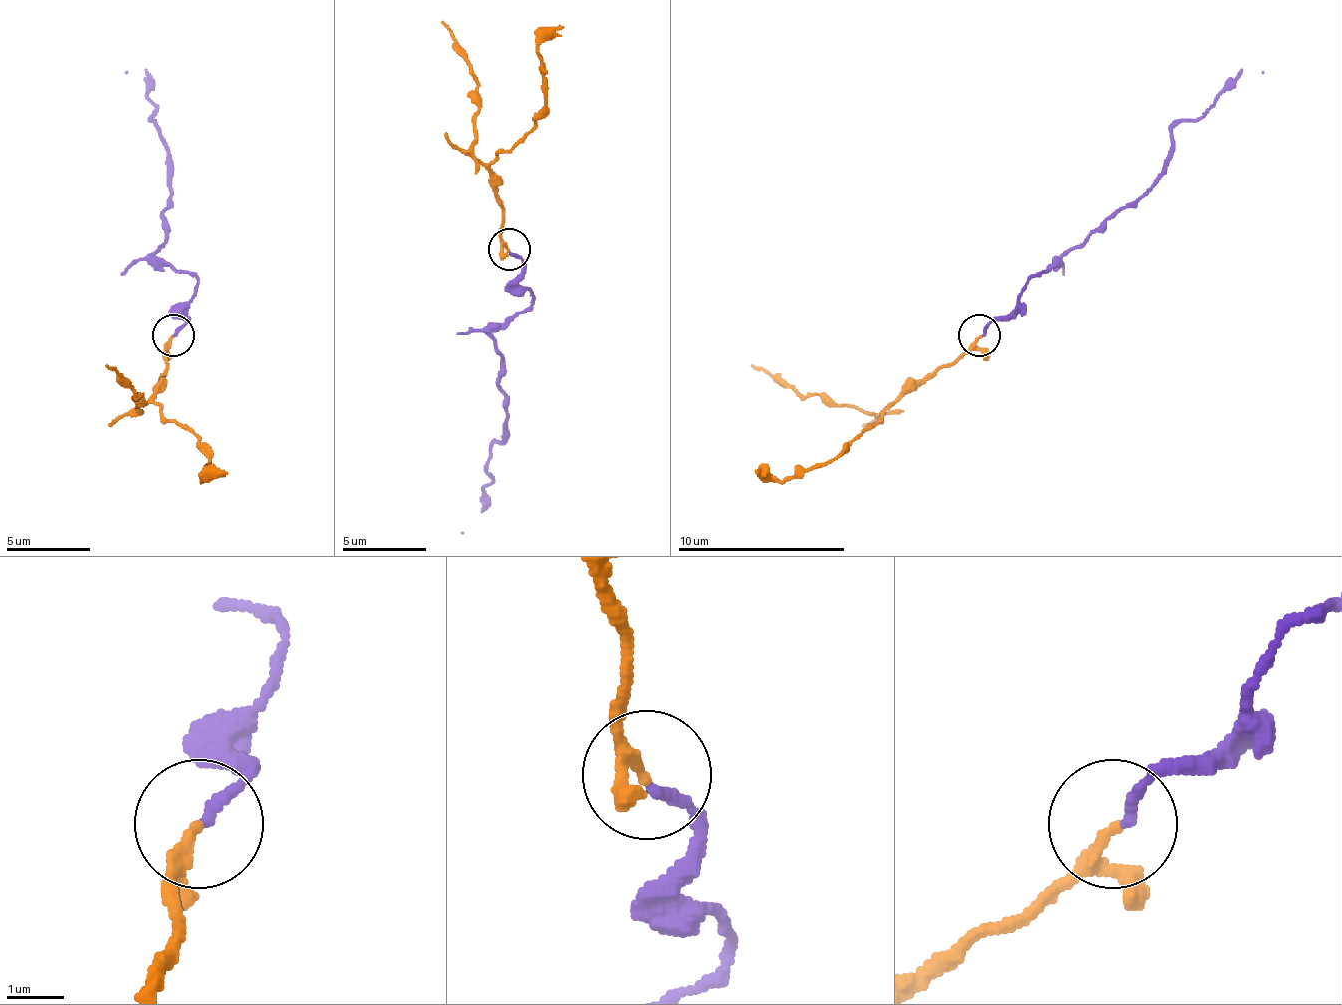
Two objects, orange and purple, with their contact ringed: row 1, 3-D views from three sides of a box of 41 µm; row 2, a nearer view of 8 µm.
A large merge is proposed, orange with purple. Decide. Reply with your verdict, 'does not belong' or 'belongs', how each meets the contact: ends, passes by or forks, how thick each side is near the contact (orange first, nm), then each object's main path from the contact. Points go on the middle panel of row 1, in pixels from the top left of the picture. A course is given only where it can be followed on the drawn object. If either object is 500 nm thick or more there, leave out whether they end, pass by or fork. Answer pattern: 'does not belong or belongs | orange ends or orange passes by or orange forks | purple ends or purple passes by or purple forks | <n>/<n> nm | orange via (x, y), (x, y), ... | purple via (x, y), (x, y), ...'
belongs | orange passes by | purple ends | 160/180 nm | orange via (508, 248), (491, 164), (533, 126), (546, 97), (537, 47), (562, 26) | purple via (508, 252), (520, 261), (520, 286), (533, 299), (491, 336), (508, 433), (491, 445), (487, 508), (462, 534)

